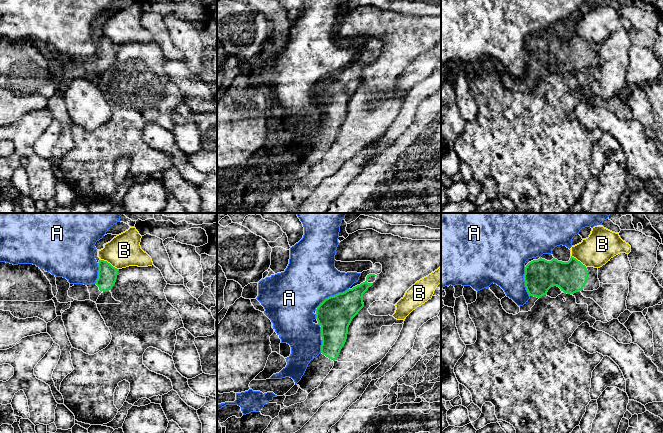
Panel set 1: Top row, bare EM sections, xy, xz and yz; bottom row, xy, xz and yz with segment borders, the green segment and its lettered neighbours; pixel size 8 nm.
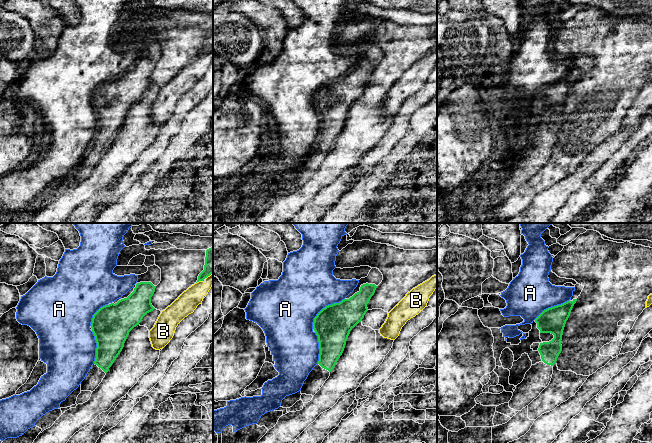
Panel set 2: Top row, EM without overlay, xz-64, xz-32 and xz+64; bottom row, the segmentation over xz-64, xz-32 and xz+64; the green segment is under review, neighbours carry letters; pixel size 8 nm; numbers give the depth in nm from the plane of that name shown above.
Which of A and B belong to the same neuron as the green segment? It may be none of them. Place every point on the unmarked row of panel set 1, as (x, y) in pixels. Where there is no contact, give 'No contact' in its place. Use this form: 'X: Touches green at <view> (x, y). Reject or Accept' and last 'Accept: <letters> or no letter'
A: Touches green at xz (332, 72). Reject
B: Touches green at xy (109, 39). Reject
Accept: no letter

